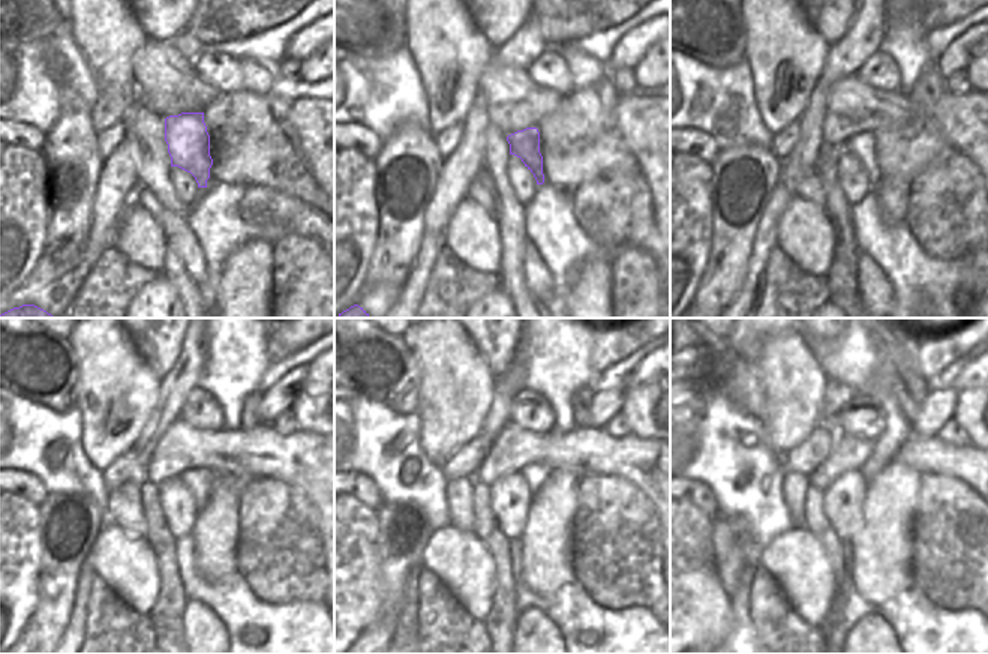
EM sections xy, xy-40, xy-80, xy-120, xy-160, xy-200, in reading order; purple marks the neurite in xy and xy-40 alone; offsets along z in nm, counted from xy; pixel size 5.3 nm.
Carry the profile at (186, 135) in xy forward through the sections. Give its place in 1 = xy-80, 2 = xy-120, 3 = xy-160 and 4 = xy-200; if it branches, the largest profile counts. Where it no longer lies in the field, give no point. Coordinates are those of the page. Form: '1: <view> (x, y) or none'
1: xy-80 (862, 146)
2: xy-120 (198, 483)
3: xy-160 (532, 479)
4: xy-200 (867, 476)

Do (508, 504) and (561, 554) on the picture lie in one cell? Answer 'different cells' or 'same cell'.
different cells

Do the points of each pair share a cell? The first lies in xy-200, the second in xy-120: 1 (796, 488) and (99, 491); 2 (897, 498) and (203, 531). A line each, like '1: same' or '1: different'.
1: different
2: same

